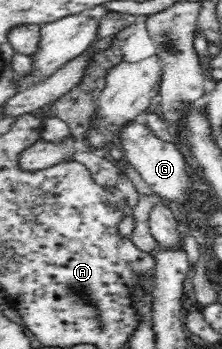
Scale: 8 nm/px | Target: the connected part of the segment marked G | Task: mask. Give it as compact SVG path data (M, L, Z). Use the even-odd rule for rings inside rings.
M137 120L128 121L118 129L119 141L121 141L121 149L127 157L129 164L143 178L143 181L149 184L149 187L159 197L167 201L189 201L191 195L191 185L187 177L187 169L185 169L185 156L182 151L160 137L157 137L153 130L147 125Z

